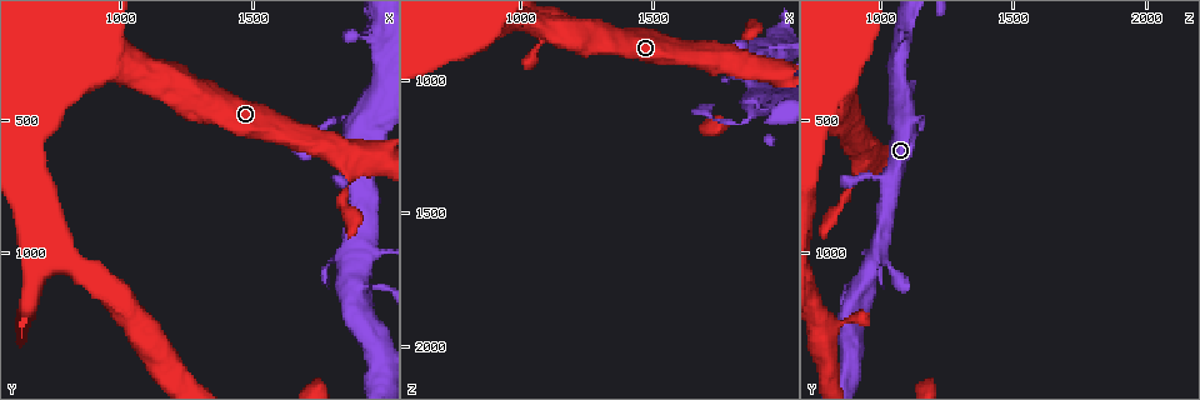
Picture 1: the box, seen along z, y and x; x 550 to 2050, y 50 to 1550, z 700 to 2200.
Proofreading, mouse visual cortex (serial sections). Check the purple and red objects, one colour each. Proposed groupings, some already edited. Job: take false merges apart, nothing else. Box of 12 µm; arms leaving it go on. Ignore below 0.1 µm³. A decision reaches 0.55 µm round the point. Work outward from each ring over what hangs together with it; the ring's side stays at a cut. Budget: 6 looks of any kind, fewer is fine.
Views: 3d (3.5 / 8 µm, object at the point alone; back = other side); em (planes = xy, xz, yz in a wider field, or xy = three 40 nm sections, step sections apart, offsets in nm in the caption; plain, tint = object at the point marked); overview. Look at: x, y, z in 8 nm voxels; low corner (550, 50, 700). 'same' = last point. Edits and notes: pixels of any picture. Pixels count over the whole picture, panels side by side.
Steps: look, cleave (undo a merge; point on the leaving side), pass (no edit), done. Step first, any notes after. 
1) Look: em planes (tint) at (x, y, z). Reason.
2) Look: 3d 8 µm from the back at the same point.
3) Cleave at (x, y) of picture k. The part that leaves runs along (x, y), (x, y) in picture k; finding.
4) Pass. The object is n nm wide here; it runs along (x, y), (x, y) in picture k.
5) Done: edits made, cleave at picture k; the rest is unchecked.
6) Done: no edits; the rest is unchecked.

Look: 3d 3.5 µm at (1850, 700, 920).

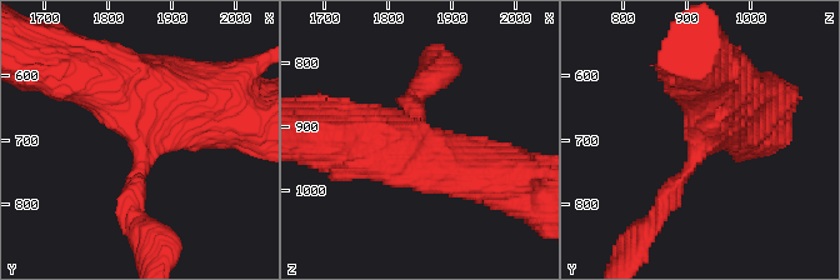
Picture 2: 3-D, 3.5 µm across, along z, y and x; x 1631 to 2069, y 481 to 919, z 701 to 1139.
Look: em xy step 2 (plain) at (1850, 690, 935).

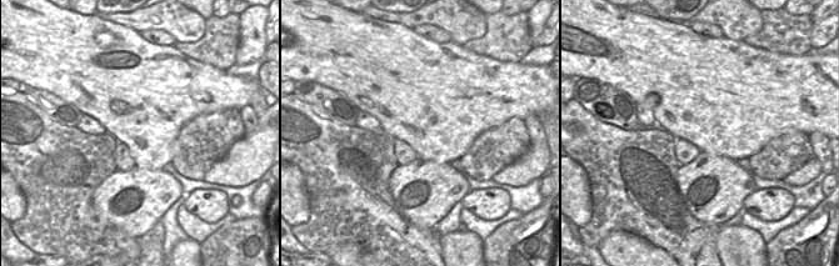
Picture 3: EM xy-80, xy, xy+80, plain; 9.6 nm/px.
Look: em xy step 2 (tint) at the same point.

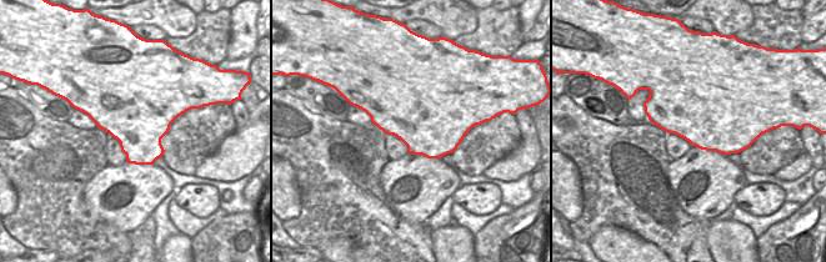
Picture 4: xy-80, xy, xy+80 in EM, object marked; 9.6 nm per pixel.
Pass. It runs along (354, 141), (391, 144), (500, 176) in picture 2; all the same cell.

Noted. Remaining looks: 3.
Look: 3d 3.5 µm at (1870, 500, 1130).

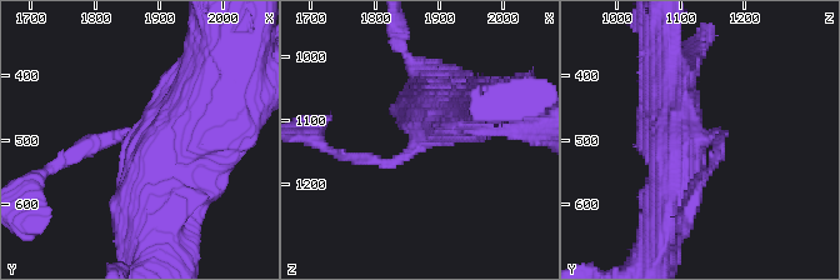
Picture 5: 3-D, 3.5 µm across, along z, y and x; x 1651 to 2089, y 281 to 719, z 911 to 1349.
Look: em xy step 5 (tint) at (1875, 500, 1135). Need the tissue.

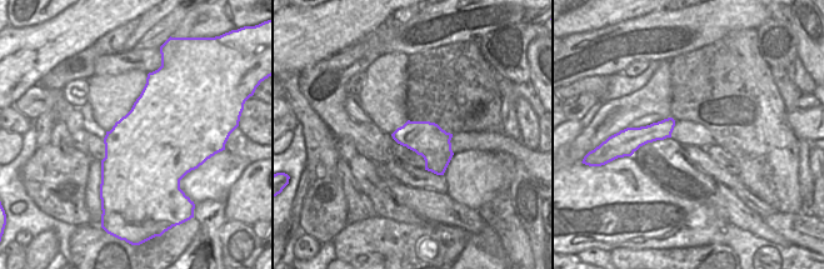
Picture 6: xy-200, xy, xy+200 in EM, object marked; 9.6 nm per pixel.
Look: em planes (tint) at the same point. Cut it another way.

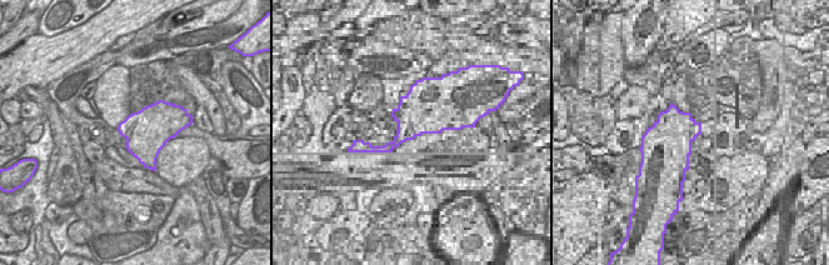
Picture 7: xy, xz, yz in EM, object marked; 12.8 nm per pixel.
Pass. It runs along (149, 214), (226, 49) in picture 5; continuous, no second cell.

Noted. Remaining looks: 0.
Done: no edits; the rest is unchecked.

